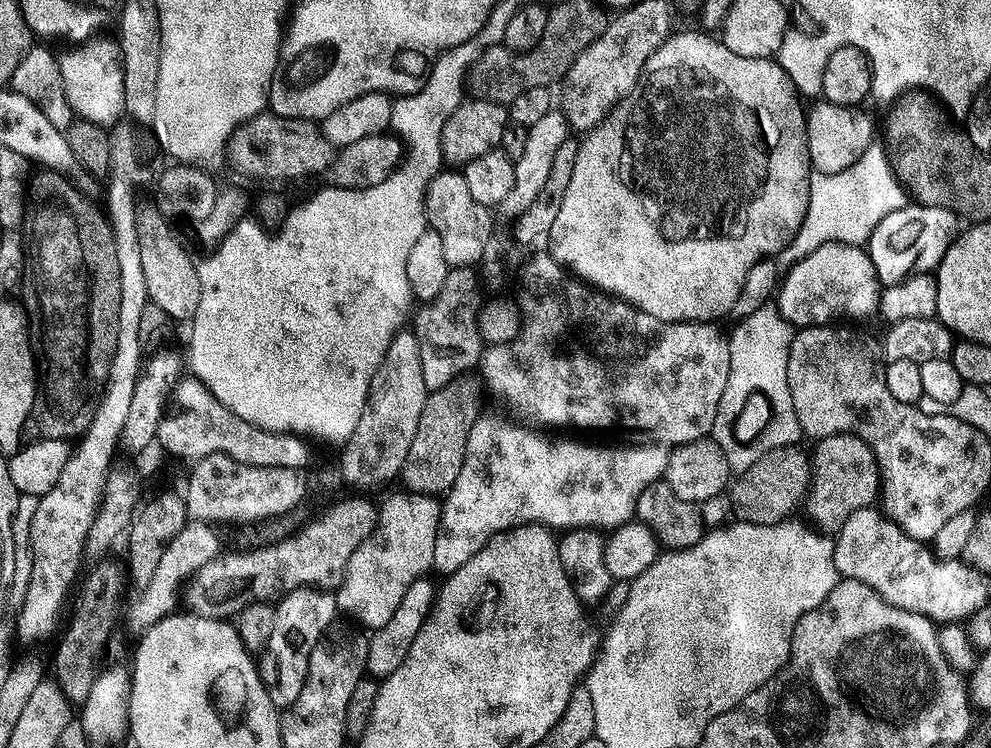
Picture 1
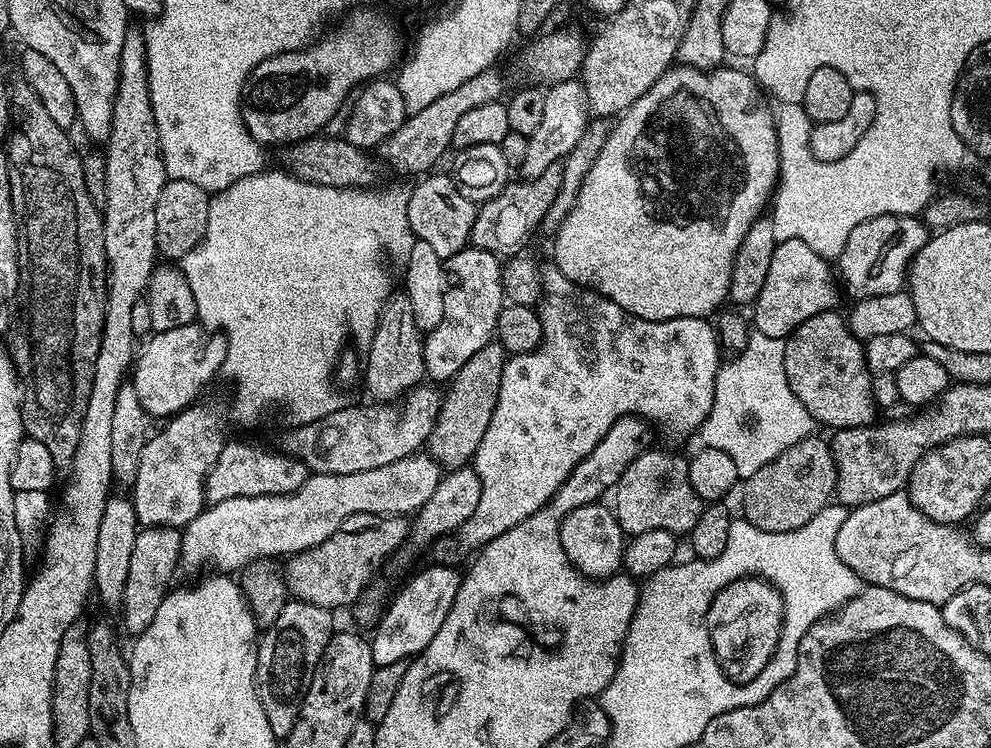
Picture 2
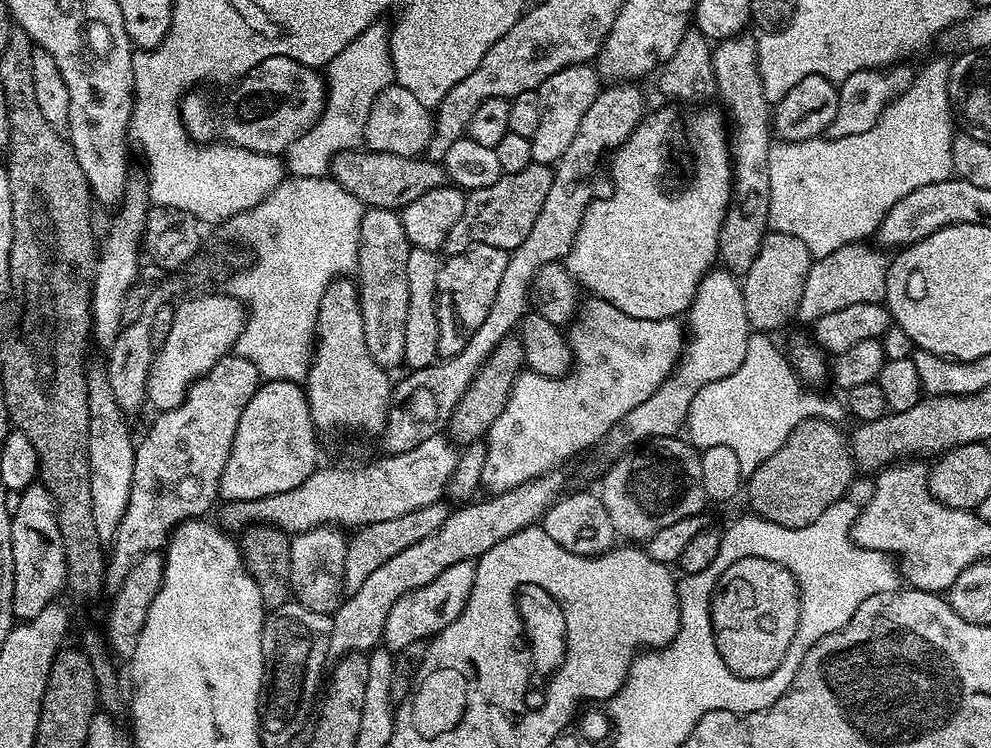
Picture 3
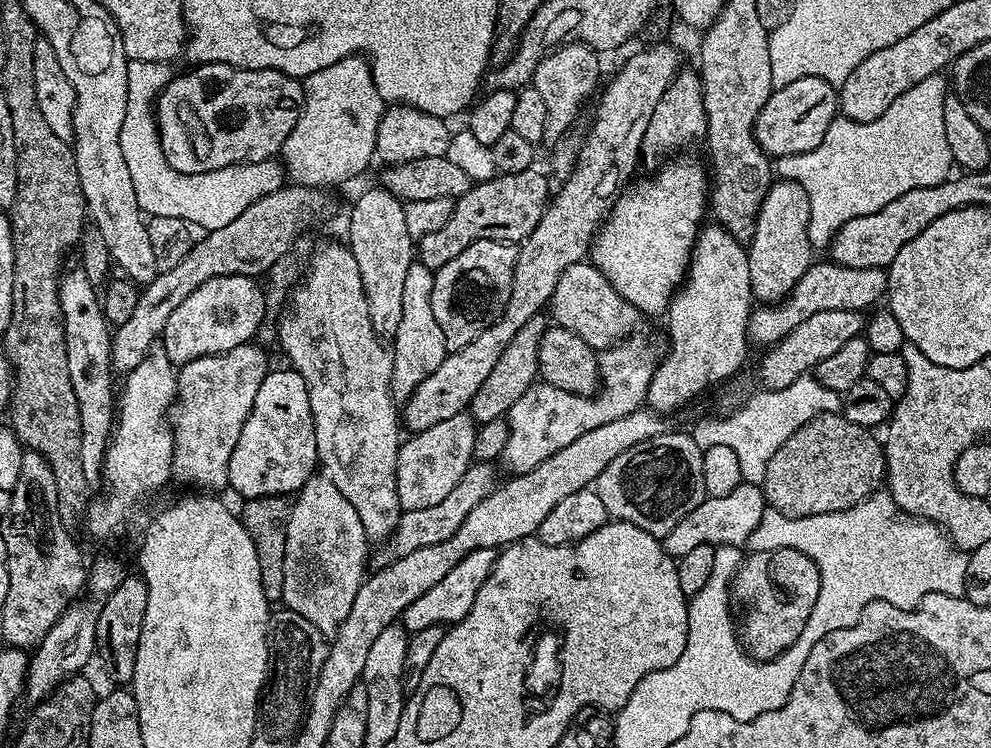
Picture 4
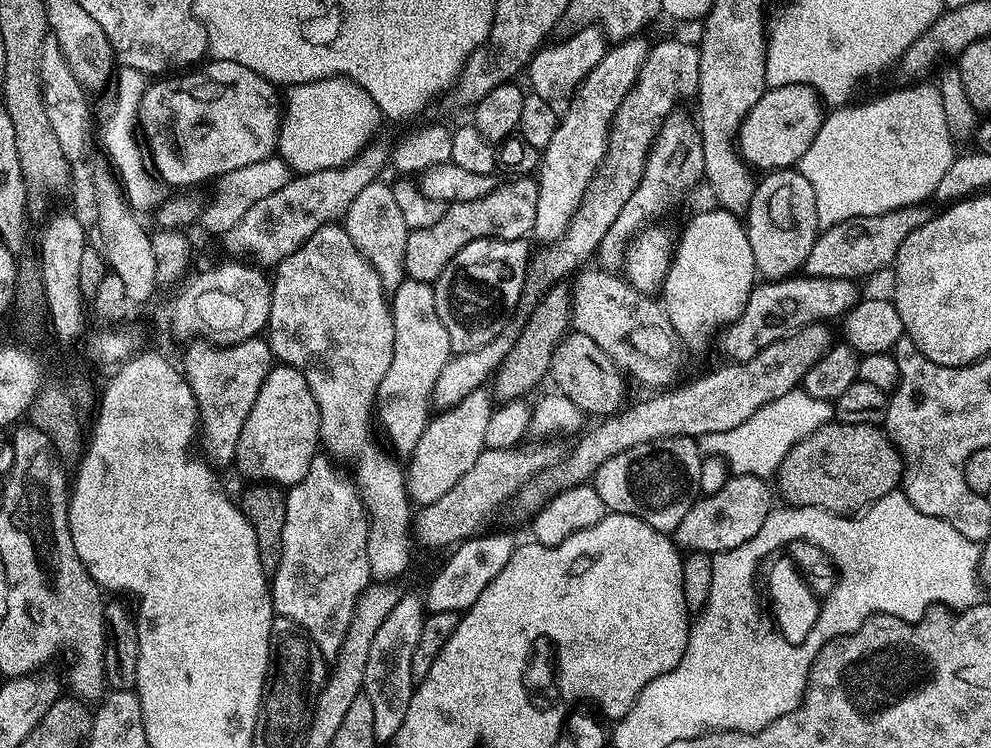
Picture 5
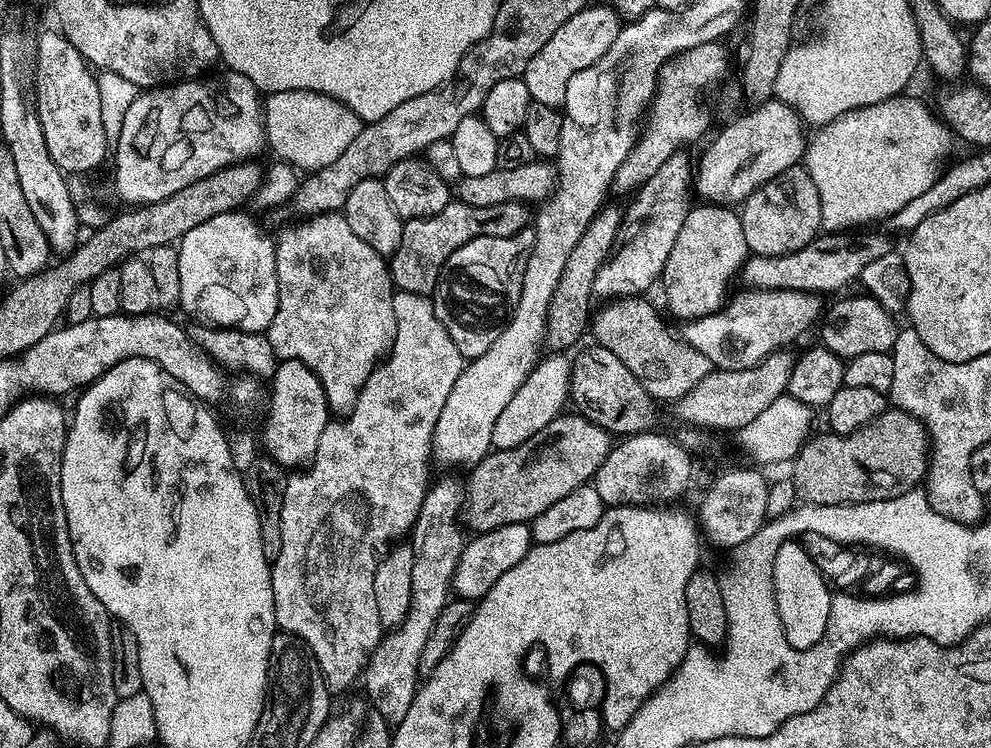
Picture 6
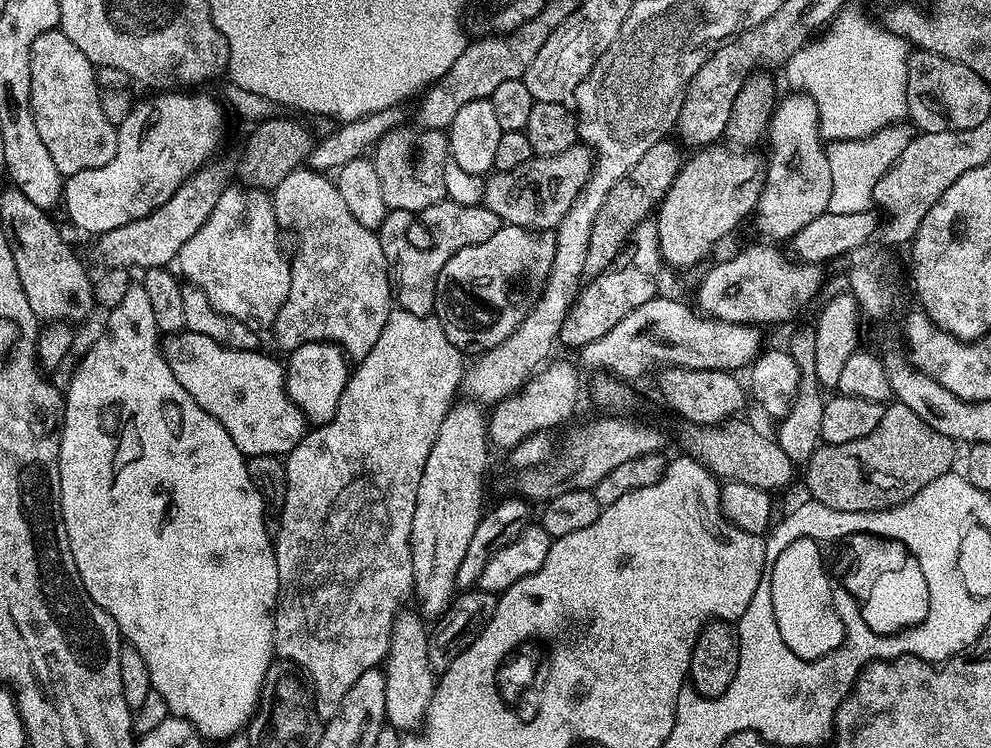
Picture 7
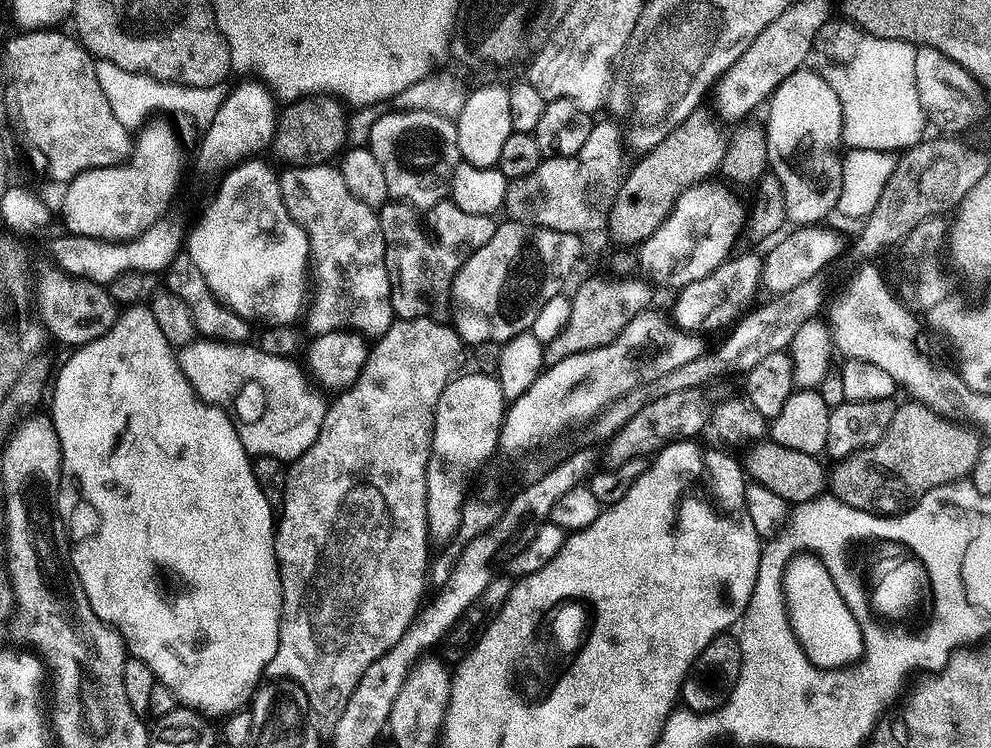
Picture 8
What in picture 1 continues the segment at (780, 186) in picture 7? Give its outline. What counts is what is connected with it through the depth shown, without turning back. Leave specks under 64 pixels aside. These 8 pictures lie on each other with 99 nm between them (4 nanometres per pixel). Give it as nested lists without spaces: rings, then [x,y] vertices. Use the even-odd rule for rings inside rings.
[[[823,244],[818,250],[807,252],[801,260],[795,261],[788,273],[783,273],[774,297],[774,307],[781,319],[791,324],[793,329],[815,328],[818,324],[831,325],[840,322],[843,316],[868,316],[880,306],[882,285],[876,279],[876,271],[870,262],[867,251],[854,244]]]

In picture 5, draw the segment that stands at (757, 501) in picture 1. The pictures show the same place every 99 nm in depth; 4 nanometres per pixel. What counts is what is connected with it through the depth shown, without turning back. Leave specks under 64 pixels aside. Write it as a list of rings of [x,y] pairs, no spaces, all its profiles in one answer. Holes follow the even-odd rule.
[[[829,422],[786,454],[780,464],[780,492],[793,508],[821,508],[852,514],[897,491],[904,478],[904,458],[892,437],[874,424]]]

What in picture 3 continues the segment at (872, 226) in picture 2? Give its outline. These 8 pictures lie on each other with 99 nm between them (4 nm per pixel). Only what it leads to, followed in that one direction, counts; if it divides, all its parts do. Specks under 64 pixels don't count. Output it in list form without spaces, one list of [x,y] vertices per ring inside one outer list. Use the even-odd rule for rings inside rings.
[[[857,242],[842,246],[829,256],[813,259],[809,263],[808,277],[802,290],[799,319],[814,322],[826,314],[834,314],[834,310],[842,306],[854,306],[858,302],[881,303],[886,294],[890,256],[887,251],[876,248],[871,248],[868,242]]]

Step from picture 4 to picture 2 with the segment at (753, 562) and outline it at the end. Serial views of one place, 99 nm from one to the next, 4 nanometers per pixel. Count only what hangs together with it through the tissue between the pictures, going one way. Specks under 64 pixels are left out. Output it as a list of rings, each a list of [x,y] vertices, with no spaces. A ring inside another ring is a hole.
[[[742,576],[733,578],[731,582],[712,600],[708,611],[708,637],[712,643],[712,652],[725,676],[735,684],[749,684],[755,680],[758,674],[770,662],[770,658],[776,653],[778,638],[782,634],[782,622],[784,621],[784,603],[780,592],[771,580],[758,576]]]

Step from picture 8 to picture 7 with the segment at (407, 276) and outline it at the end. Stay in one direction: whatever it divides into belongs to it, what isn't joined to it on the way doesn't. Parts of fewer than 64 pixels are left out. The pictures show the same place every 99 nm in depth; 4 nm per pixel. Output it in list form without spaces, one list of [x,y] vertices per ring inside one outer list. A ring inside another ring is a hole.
[[[443,199],[440,203],[422,210],[419,214],[407,212],[406,210],[391,209],[388,216],[384,219],[382,226],[378,230],[380,245],[386,254],[388,263],[388,278],[392,282],[395,303],[402,310],[410,314],[419,316],[433,315],[436,307],[436,279],[454,254],[466,246],[478,246],[486,242],[486,238],[494,238],[498,230],[502,227],[502,222],[494,210],[485,208],[483,203],[479,204],[456,204],[450,199]]]

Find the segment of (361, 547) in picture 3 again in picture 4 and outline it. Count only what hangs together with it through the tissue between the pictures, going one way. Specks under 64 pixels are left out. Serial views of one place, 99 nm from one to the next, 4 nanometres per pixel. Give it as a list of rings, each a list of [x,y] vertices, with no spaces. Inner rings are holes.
[[[473,462],[466,470],[466,474],[462,474],[458,486],[454,486],[454,490],[450,490],[450,494],[446,494],[442,502],[438,502],[435,506],[426,506],[426,510],[401,511],[398,526],[389,534],[387,541],[377,547],[380,548],[377,552],[375,549],[375,567],[384,568],[390,562],[411,554],[414,550],[422,550],[422,546],[434,546],[437,542],[446,542],[446,538],[450,538],[450,534],[454,534],[454,530],[458,530],[458,526],[466,522],[466,514],[470,514],[470,510],[474,510],[478,502],[482,502],[498,487],[496,472],[492,468],[493,465],[488,462]]]

